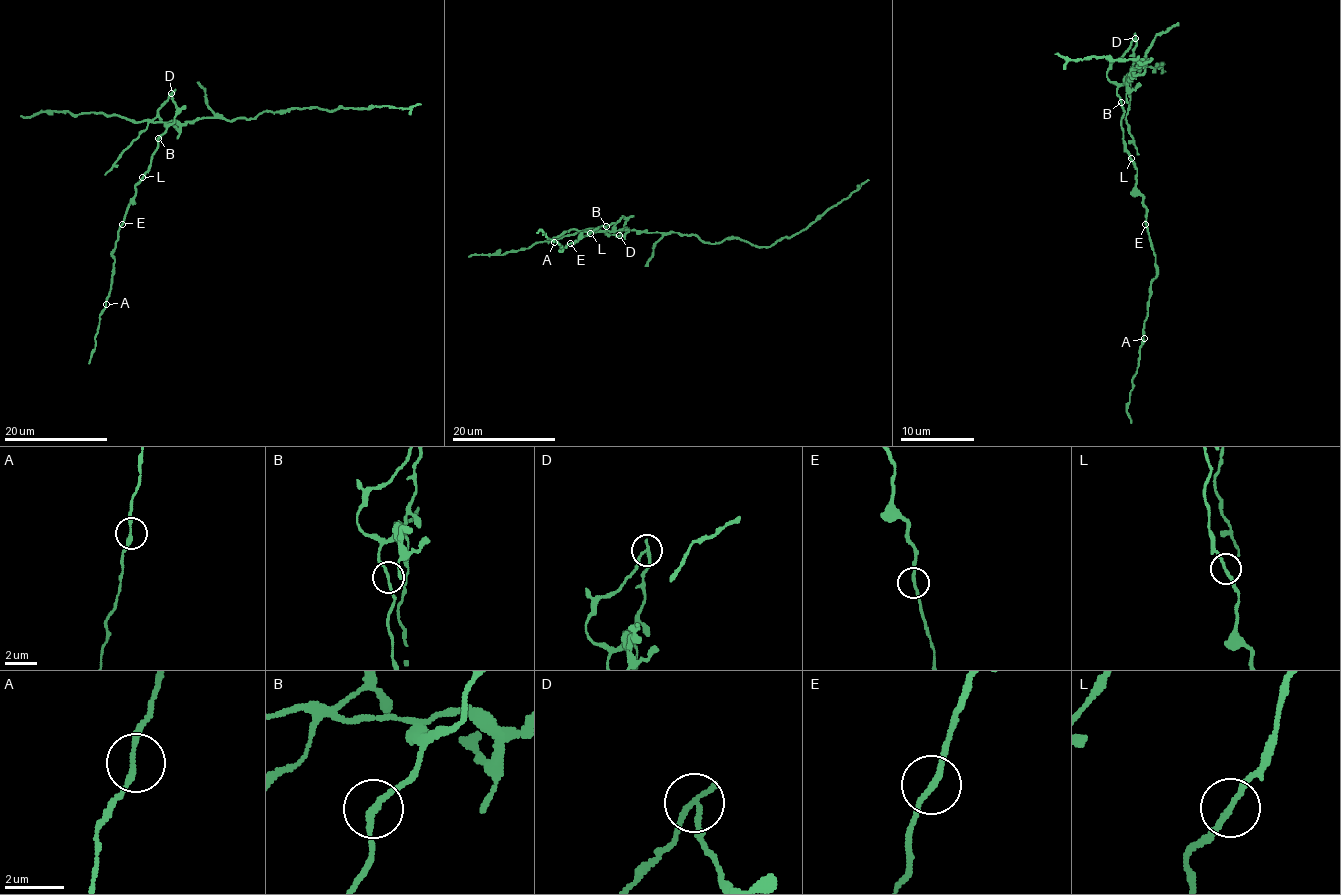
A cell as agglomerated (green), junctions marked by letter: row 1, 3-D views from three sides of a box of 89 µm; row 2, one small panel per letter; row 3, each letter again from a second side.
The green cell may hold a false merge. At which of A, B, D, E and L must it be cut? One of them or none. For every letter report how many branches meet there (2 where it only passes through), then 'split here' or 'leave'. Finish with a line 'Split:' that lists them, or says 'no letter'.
A: 2 branches meet; leave
B: 2 branches meet; leave
D: 2 branches meet; split here
E: 2 branches meet; leave
L: 2 branches meet; leave
Split: D

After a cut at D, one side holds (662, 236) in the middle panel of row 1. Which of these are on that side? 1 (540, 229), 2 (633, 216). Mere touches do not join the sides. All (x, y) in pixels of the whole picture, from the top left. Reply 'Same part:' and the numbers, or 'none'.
Same part: none

